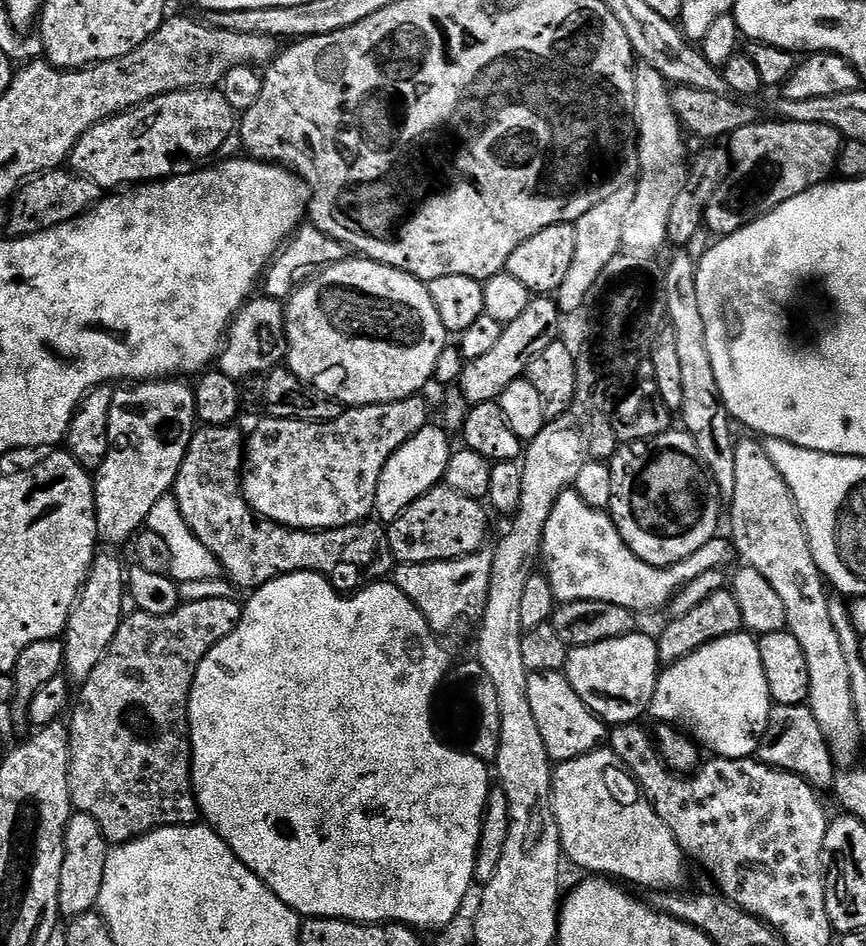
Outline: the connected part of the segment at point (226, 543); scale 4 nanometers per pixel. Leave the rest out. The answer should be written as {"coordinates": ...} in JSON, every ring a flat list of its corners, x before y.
{"coordinates":[[236,426,197,427,192,434,192,441,186,450,186,458,182,458,182,466,176,475,174,495,178,502,178,510,182,518,186,518,186,526,218,558,223,575,240,590,255,590,263,584,277,580,279,576,289,576,295,572,318,572,333,574,339,568,361,568,368,578,384,578,393,571,394,557,388,541,388,530,383,523,369,518,358,524,327,528,321,532,311,532,305,528,287,528,284,524,275,524,265,516,258,516,248,503,244,501,242,491,242,467,246,447,245,433,240,433]]}

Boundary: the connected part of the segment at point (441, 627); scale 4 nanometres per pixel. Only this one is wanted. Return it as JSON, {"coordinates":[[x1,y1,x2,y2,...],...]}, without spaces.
{"coordinates":[[488,550,471,552,469,556,457,560,435,560,425,564,397,563,394,568,394,583,400,587,402,594,406,594,406,598,410,598,410,602,414,602,416,609,424,615,426,622,437,634,445,634,444,632,450,631,451,628,460,628,472,619,473,623,481,615,488,601,491,577,492,552]]}

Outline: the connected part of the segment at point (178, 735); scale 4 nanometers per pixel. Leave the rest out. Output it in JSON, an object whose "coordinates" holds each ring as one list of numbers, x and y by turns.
{"coordinates":[[206,598,205,601,194,601,192,603,181,603,170,614,155,616,146,614,139,610,125,615,118,626,118,634,110,642,108,652,94,666,90,678,85,680,79,689,80,701,71,709,72,724,68,728,68,789,72,795,72,806,77,812,90,814,94,822,102,830,104,839,109,845,119,846,128,843,129,840,143,836,145,832,154,832,157,828,175,828,195,824,198,820,198,809,196,806,196,794,192,791,192,732,188,728,188,695,192,693,192,683,196,677,198,666,202,658,222,638,226,638,235,628,240,625,241,605,235,600,226,598]]}

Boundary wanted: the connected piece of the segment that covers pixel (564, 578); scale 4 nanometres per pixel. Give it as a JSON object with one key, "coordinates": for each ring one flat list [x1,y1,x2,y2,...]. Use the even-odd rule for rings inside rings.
{"coordinates":[[565,490,556,497,556,500,552,504,550,510,550,518,546,518,546,526,542,530,542,538,540,539,540,555,539,559,542,561,542,575,548,582,548,588,552,592,553,598,555,598,560,604,569,604,570,602,582,602,583,600,593,600,594,602,614,602,614,606,626,606,631,612,637,614,643,614,643,612,652,612,655,608,663,609,665,606,671,604,672,597,677,592,683,590,687,584,694,582,694,578,698,578,698,574,706,574,706,570,714,570,719,568,721,570,727,569,727,564,737,559,738,553,731,541,731,539,725,538,723,535,718,534,710,542,706,542,706,546,702,546,702,550,694,550,694,554,690,554,690,558,682,558,682,562,677,564,671,564,669,568,655,568,650,566,646,562,642,562,642,558,638,558,638,554,634,554,630,550,630,546,626,546,626,542,622,538,622,534,618,530,618,526,612,521,611,515,607,511,599,508,591,508,582,497,574,490]]}

